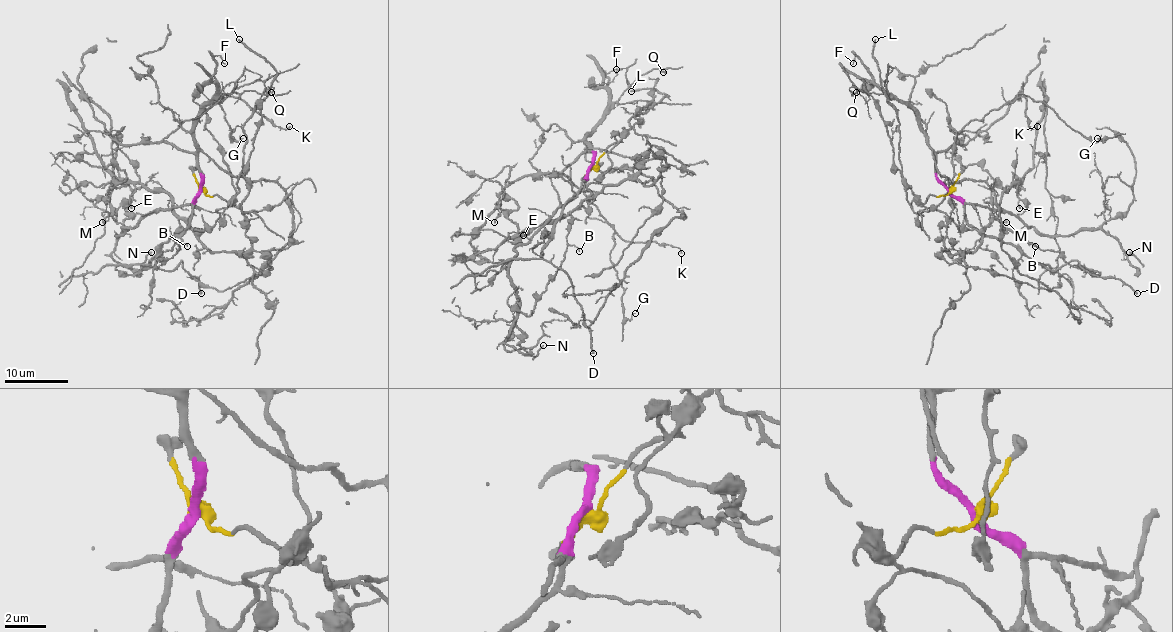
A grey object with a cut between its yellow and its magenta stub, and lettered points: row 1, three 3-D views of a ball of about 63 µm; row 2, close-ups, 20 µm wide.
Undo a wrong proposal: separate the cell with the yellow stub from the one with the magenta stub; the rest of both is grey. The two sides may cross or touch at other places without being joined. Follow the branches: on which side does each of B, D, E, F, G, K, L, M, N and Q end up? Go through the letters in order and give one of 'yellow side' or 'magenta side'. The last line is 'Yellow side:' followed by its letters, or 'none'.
B: yellow side
D: magenta side
E: yellow side
F: magenta side
G: magenta side
K: magenta side
L: yellow side
M: yellow side
N: magenta side
Q: magenta side
Yellow side: B, E, L, M

